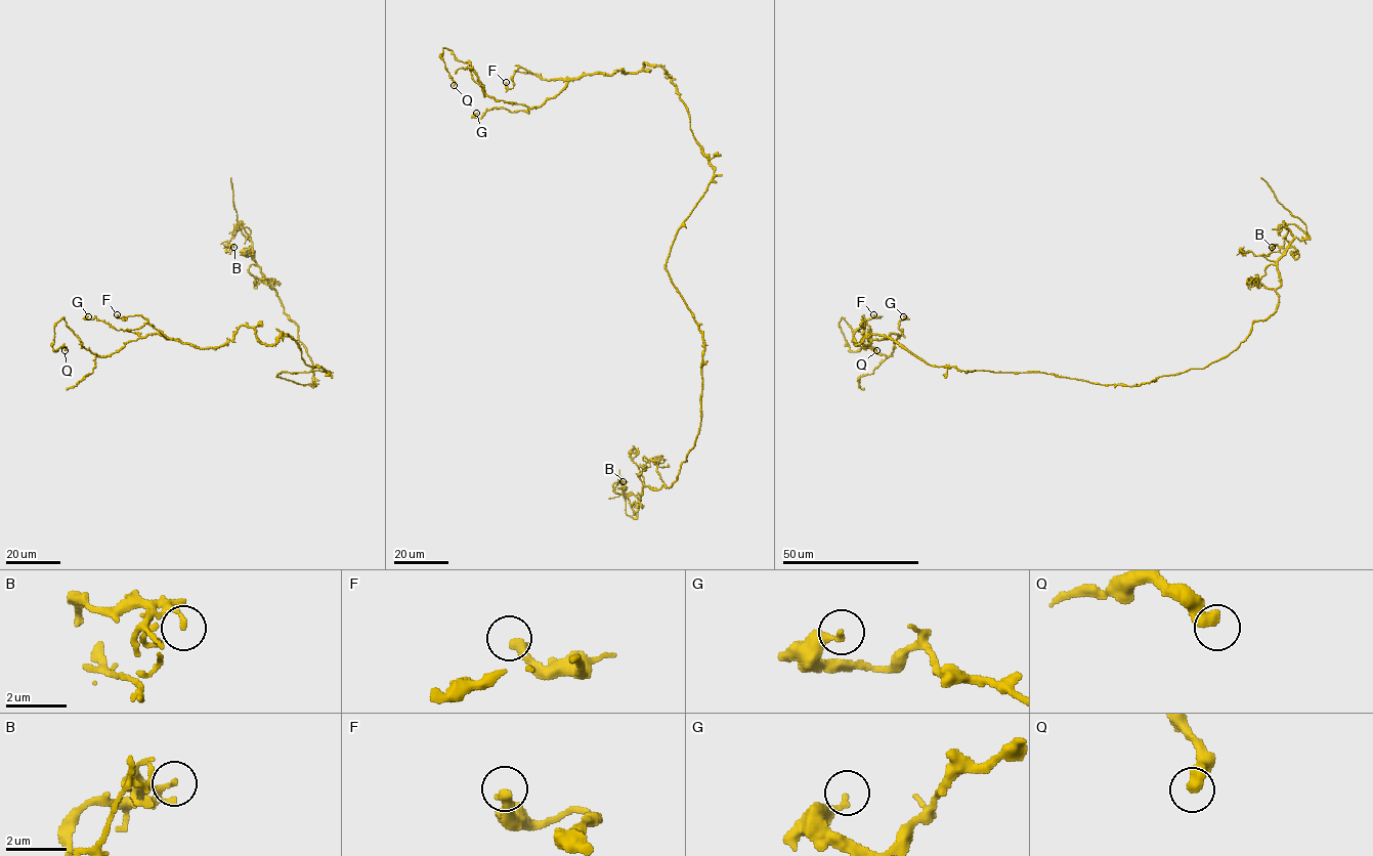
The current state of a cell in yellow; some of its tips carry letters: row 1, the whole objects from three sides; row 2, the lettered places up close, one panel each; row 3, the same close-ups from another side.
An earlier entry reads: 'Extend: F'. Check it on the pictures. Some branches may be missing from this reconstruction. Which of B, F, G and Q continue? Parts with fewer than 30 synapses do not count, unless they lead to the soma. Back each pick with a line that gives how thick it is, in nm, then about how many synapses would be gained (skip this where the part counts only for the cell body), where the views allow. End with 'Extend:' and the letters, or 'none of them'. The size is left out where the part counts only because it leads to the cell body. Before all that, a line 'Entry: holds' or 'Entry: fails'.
Entry: fails
Extend: none of them

